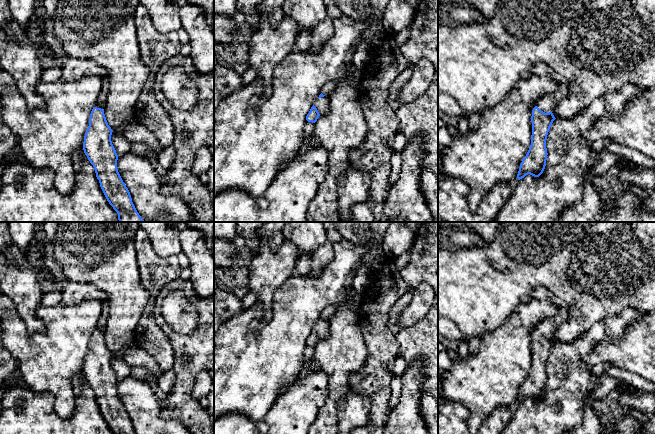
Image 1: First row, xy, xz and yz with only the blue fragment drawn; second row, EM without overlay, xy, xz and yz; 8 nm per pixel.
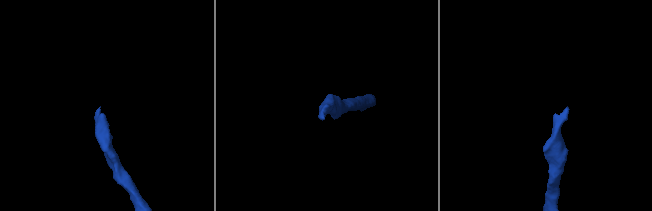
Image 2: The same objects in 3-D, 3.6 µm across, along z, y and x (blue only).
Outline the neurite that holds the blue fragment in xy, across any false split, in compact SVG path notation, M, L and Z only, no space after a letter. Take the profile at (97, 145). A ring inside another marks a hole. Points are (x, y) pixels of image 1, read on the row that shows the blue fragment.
M102 95L90 114L83 142L84 153L95 169L107 201L117 212L119 222L145 222L137 212L130 192L118 172L118 155L111 141L113 130L107 123L104 107Z

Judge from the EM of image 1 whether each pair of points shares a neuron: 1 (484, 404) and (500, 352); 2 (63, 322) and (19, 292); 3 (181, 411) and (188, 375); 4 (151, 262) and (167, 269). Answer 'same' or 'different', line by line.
1: same
2: different
3: same
4: same

